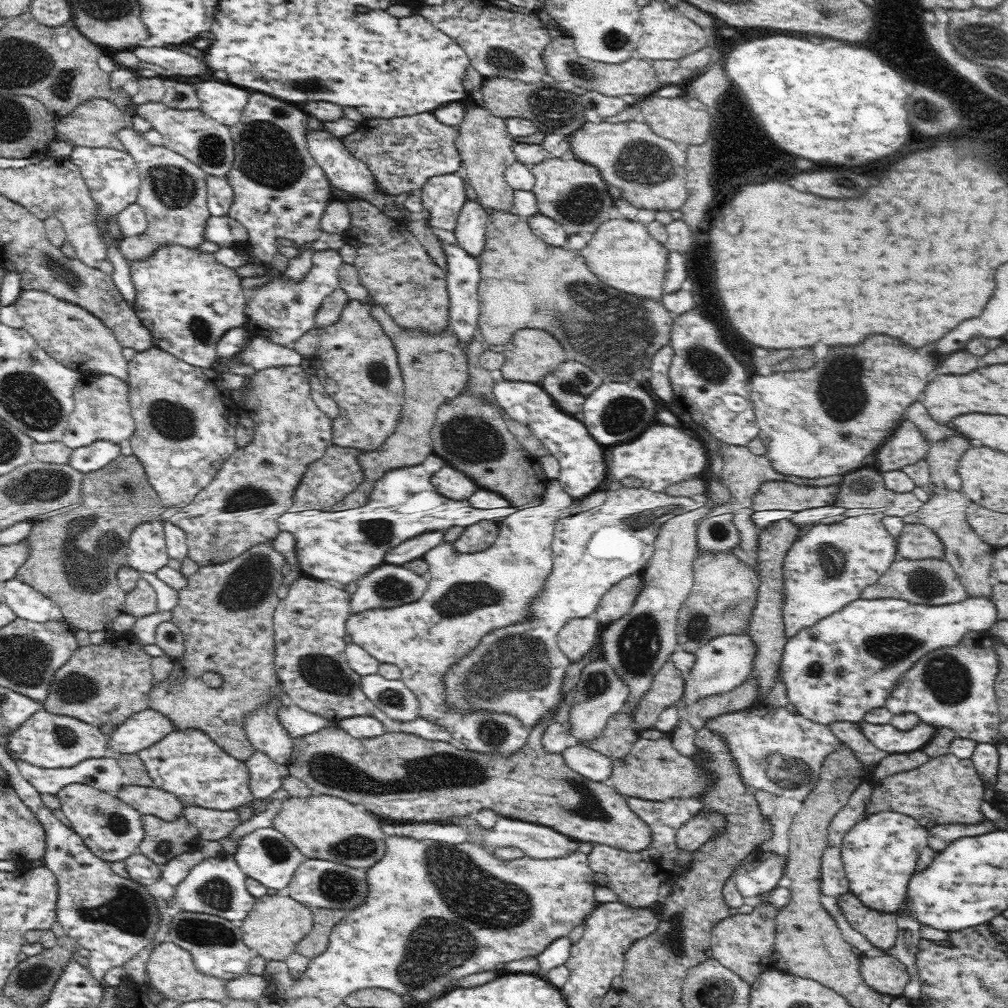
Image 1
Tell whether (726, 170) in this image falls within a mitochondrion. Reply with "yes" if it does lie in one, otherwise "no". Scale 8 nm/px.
no

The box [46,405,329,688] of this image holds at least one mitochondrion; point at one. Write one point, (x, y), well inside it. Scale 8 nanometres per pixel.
(86, 548)

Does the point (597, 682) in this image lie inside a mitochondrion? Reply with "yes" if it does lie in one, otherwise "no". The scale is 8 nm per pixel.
yes

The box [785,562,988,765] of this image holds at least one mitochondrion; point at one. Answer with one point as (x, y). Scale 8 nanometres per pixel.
(949, 680)

